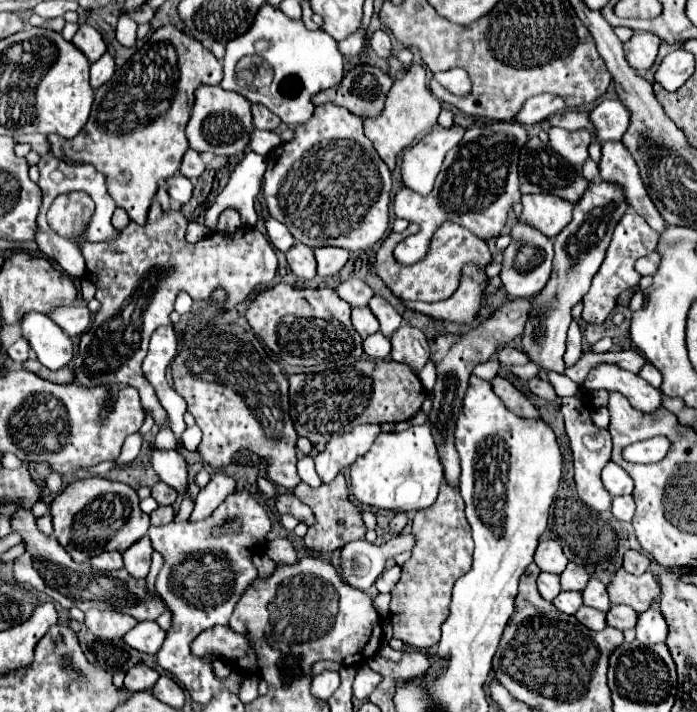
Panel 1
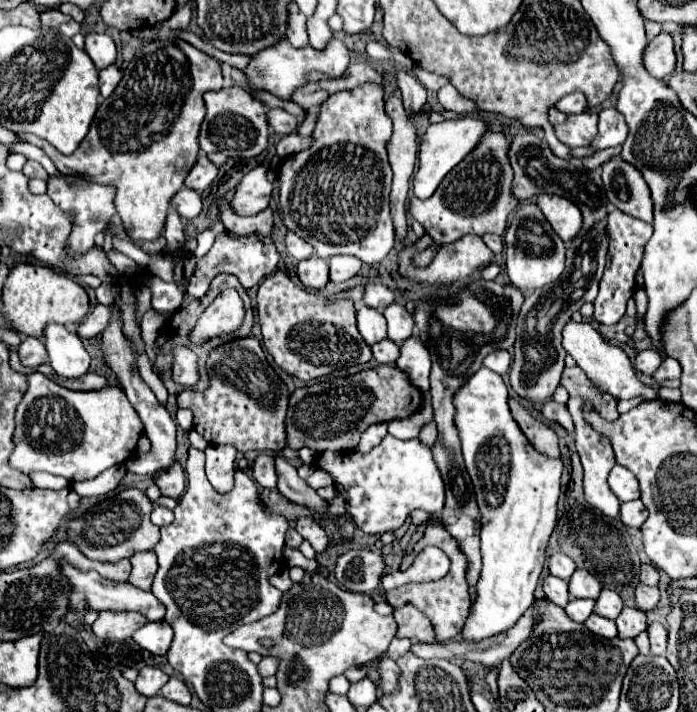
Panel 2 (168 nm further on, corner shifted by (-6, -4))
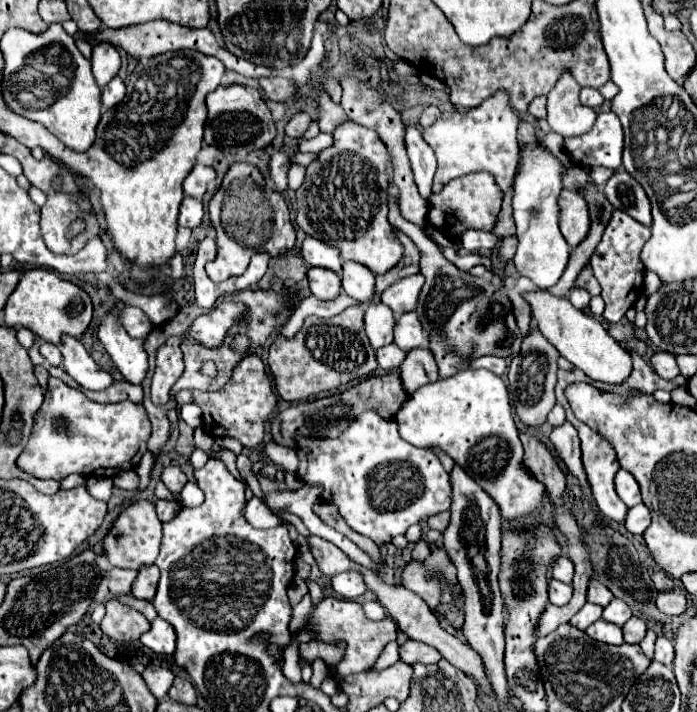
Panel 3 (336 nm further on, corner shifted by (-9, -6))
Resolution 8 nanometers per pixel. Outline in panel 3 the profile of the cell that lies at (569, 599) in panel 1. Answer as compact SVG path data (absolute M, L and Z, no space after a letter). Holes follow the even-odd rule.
M585 604L585 606L569 620L569 624L575 626L575 628L579 628L579 630L587 630L595 620L601 618L601 612L603 612L601 606L597 606L597 604Z

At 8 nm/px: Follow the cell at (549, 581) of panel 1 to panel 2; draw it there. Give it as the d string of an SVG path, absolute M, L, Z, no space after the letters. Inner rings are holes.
M546 576L544 578L544 594L558 606L568 604L568 582L556 578L556 576Z

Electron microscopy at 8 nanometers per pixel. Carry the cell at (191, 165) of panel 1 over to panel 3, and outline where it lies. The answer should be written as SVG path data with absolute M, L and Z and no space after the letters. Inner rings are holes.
M195 166L189 176L183 180L183 192L191 198L201 198L207 190L207 184L215 178L215 170L211 166Z

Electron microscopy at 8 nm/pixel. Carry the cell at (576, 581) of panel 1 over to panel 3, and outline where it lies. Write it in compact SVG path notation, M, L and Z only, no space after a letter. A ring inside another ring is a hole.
M591 580L589 592L587 592L587 602L593 602L593 604L599 604L605 608L611 602L611 598L613 598L613 594L605 584L601 584L599 580Z

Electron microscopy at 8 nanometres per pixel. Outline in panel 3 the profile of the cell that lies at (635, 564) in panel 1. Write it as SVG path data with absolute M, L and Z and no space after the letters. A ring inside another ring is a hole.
M655 572L651 578L653 578L657 590L663 590L665 592L665 590L673 590L673 586L675 586L673 578L669 578L665 572Z

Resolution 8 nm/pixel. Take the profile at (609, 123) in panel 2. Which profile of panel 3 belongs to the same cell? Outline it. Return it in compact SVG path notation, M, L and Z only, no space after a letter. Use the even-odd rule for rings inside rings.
M599 112L587 134L565 138L565 152L575 166L619 170L623 154L623 128L619 118L613 112Z

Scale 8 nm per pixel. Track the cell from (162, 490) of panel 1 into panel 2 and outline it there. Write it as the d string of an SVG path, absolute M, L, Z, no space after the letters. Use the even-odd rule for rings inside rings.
M180 464L164 470L158 478L156 478L156 486L160 488L162 496L170 496L174 500L178 500L184 490L186 490L186 476L184 476L184 470Z

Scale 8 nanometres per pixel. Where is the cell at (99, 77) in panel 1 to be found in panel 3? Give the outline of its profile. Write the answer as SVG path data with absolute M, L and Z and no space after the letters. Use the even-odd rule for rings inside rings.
M115 76L105 88L103 88L103 106L105 108L113 108L117 106L123 98L125 98L127 90L125 90L125 84L119 76Z

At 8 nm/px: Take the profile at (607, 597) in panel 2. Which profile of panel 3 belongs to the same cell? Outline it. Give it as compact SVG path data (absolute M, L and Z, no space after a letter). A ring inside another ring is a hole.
M613 598L613 600L603 608L603 620L611 622L611 624L623 626L629 618L631 618L629 606L627 606L623 600L619 600L619 598Z

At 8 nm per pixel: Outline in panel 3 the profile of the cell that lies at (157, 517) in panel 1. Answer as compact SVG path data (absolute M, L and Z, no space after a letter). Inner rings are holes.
M157 500L155 508L157 508L157 516L161 522L169 522L179 512L179 506L173 500Z

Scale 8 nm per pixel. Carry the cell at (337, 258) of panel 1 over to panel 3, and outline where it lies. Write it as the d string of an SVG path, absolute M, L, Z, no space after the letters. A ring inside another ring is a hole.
M345 262L343 264L343 290L359 300L359 302L375 302L375 274L369 272L369 268L365 268L359 262Z

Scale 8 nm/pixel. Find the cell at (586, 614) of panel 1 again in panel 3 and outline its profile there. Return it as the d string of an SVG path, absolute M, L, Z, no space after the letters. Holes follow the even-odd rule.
M605 620L593 622L585 632L587 632L589 638L593 638L593 640L597 640L597 642L607 642L607 644L613 644L613 646L623 644L621 628L615 626L615 624L609 624L609 622L605 622Z

